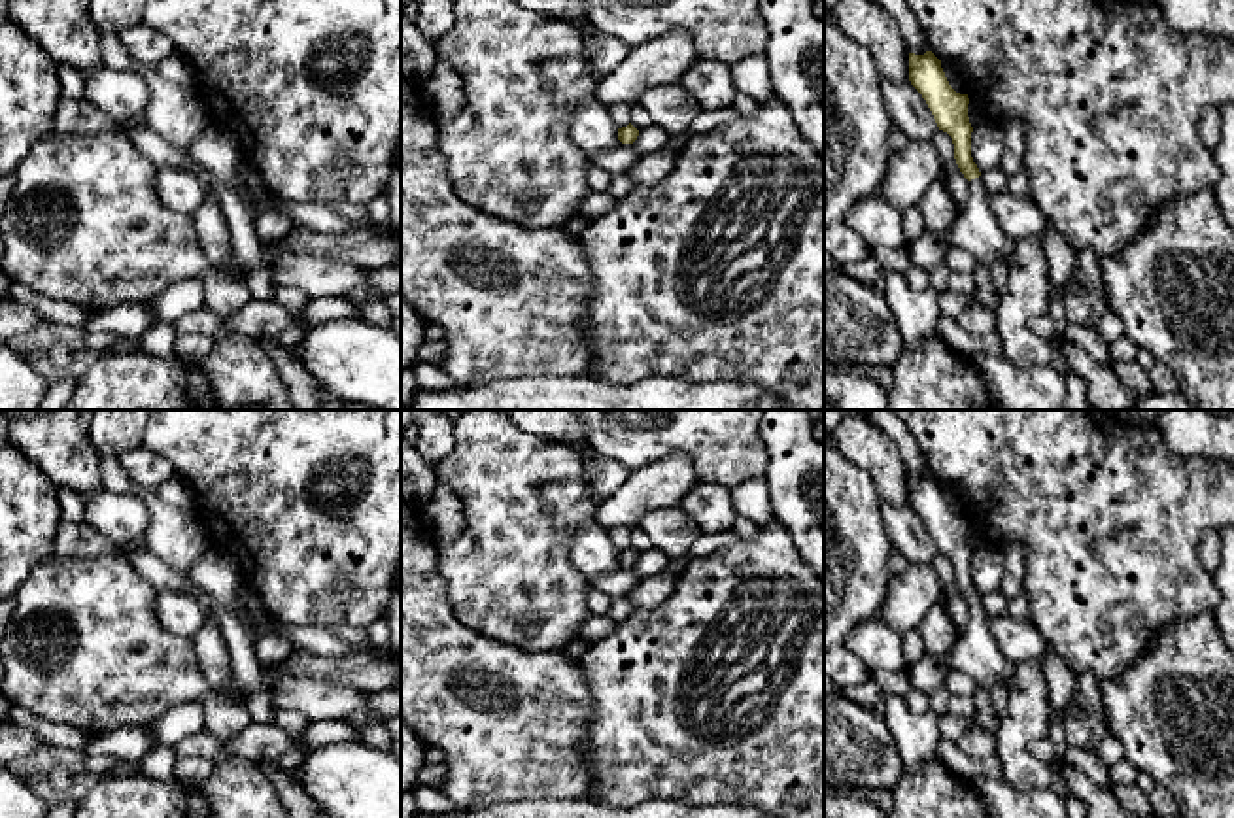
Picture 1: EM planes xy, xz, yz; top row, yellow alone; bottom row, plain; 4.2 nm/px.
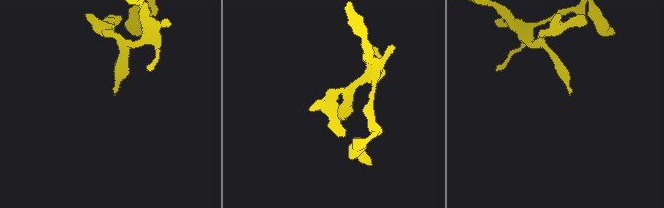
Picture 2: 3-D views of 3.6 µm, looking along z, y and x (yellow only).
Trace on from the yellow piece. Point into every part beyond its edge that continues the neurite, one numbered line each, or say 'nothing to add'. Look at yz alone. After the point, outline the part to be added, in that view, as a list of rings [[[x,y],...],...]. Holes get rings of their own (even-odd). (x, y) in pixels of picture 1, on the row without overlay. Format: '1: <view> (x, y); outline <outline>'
1: yz (976, 652); outline [[[981,599],[968,605],[968,608],[969,620],[966,629],[956,637],[951,663],[958,671],[968,673],[988,693],[992,710],[1002,720],[1017,665],[1000,652],[986,623],[988,616]]]

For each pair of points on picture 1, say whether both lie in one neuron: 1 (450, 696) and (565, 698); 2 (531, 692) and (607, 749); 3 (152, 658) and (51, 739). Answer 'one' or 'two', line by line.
1: one
2: two
3: two

